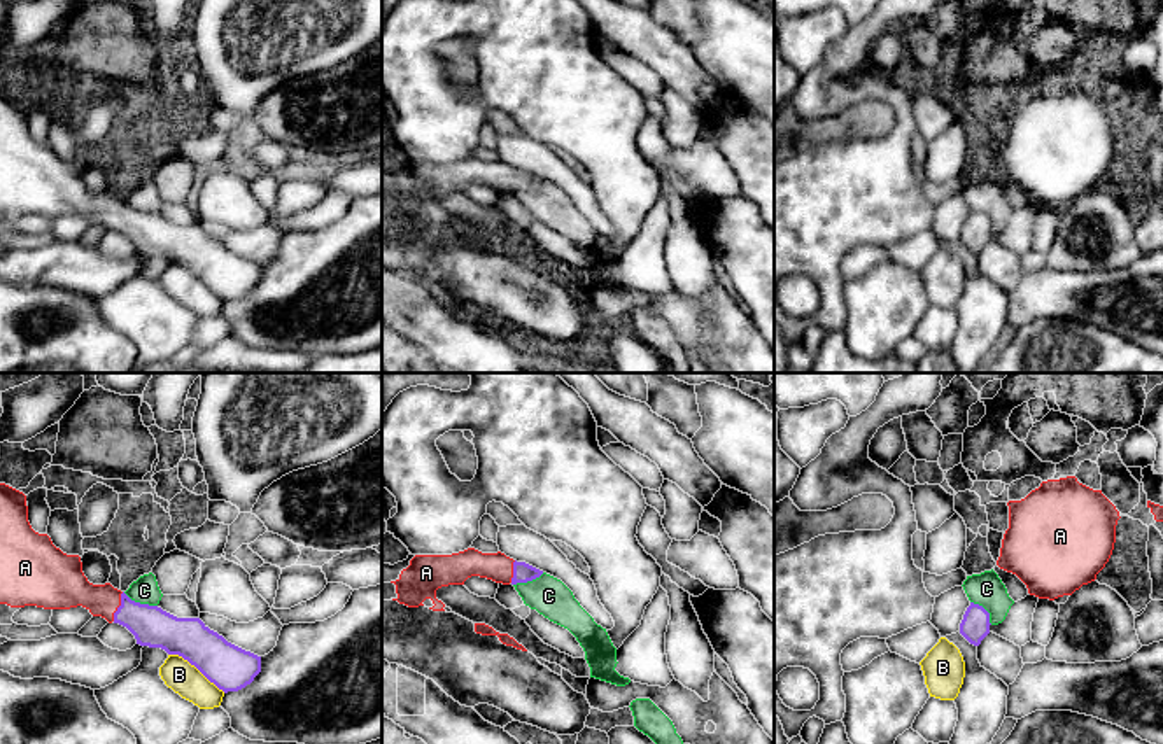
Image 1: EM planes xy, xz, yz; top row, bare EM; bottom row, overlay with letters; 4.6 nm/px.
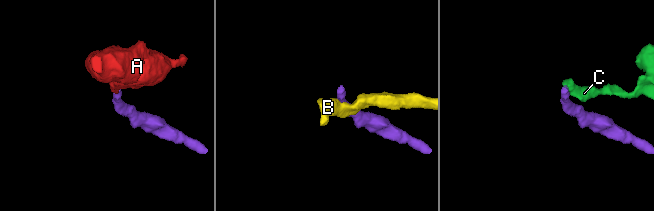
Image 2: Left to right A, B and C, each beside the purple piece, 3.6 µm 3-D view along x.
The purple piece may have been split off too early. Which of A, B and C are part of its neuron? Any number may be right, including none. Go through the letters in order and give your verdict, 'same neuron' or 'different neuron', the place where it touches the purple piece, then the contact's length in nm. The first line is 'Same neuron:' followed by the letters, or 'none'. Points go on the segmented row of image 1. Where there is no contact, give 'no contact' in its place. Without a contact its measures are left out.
Same neuron: A
A: same neuron; contact xy (119, 606); length 140 nm
B: different neuron; contact xy (197, 667); length 320 nm
C: different neuron; contact xy (139, 603); length 170 nm

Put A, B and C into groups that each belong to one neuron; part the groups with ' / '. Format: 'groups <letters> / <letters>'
groups A / B / C

